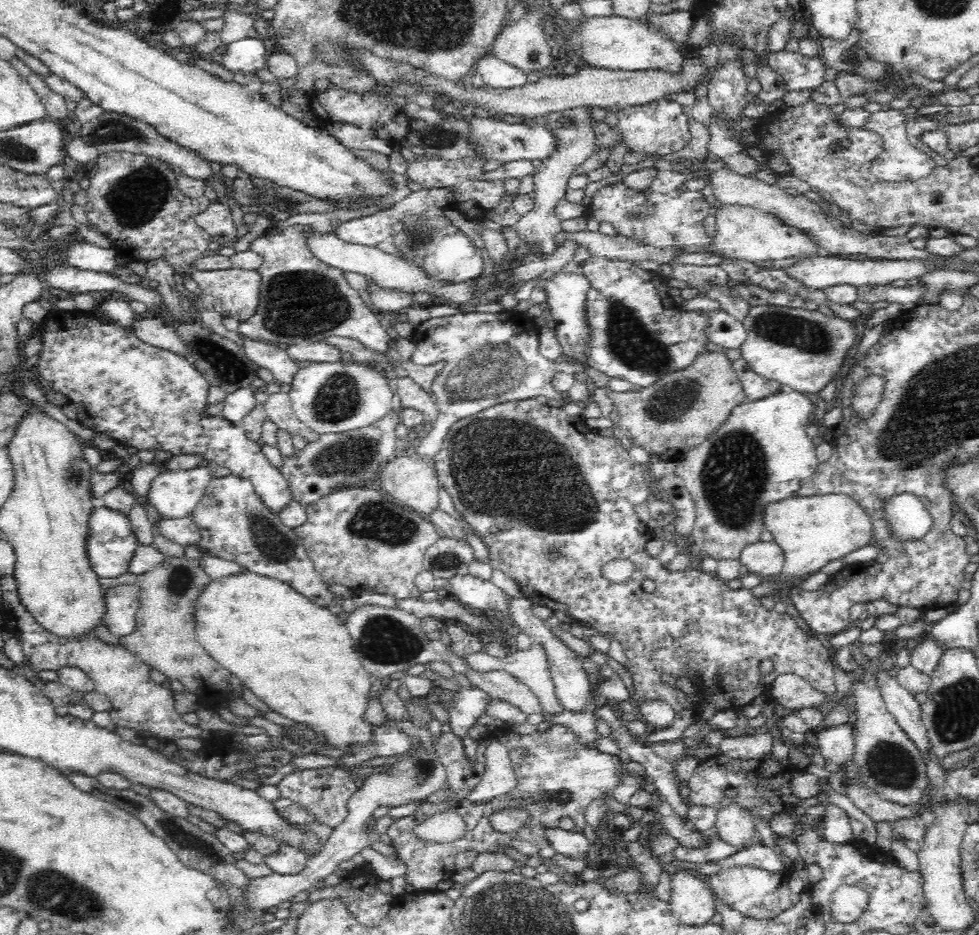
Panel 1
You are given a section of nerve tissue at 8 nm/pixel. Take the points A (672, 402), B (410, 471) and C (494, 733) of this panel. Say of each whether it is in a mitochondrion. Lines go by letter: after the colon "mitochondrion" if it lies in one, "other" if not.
A: mitochondrion
B: other
C: other

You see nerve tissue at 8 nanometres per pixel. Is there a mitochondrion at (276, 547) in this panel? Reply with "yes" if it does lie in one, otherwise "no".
yes

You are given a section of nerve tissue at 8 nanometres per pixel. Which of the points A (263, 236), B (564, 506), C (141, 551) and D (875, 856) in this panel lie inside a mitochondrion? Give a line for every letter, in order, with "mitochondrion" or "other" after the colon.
A: other
B: mitochondrion
C: other
D: other

